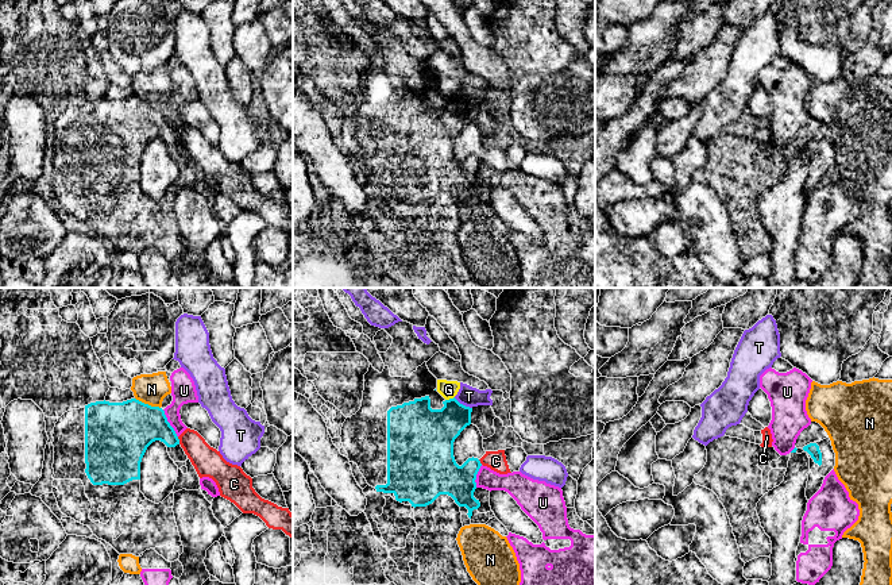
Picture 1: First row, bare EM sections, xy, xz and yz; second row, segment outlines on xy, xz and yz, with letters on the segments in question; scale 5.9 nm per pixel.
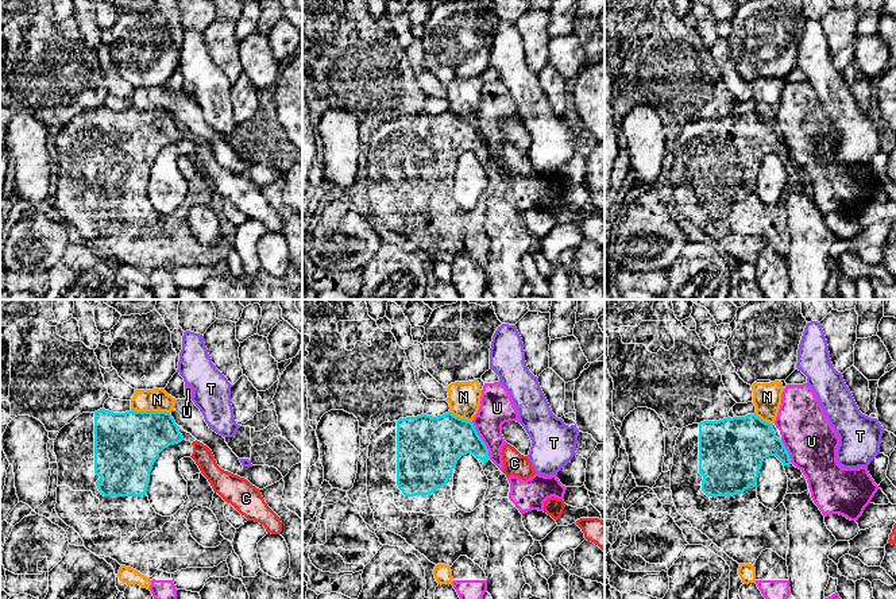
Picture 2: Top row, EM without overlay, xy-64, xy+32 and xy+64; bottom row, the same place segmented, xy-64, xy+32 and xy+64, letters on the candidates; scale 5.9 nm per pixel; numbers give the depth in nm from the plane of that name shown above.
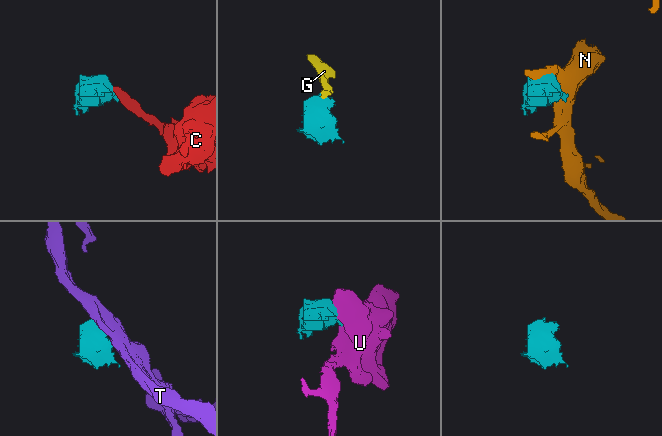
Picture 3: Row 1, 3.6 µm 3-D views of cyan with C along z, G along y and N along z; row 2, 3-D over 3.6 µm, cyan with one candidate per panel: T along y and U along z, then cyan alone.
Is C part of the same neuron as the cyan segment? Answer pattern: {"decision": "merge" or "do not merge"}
{"decision": "do not merge"}

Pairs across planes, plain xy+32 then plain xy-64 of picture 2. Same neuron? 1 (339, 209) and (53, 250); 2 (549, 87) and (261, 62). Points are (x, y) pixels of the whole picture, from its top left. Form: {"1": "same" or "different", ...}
{"1": "same", "2": "different"}

